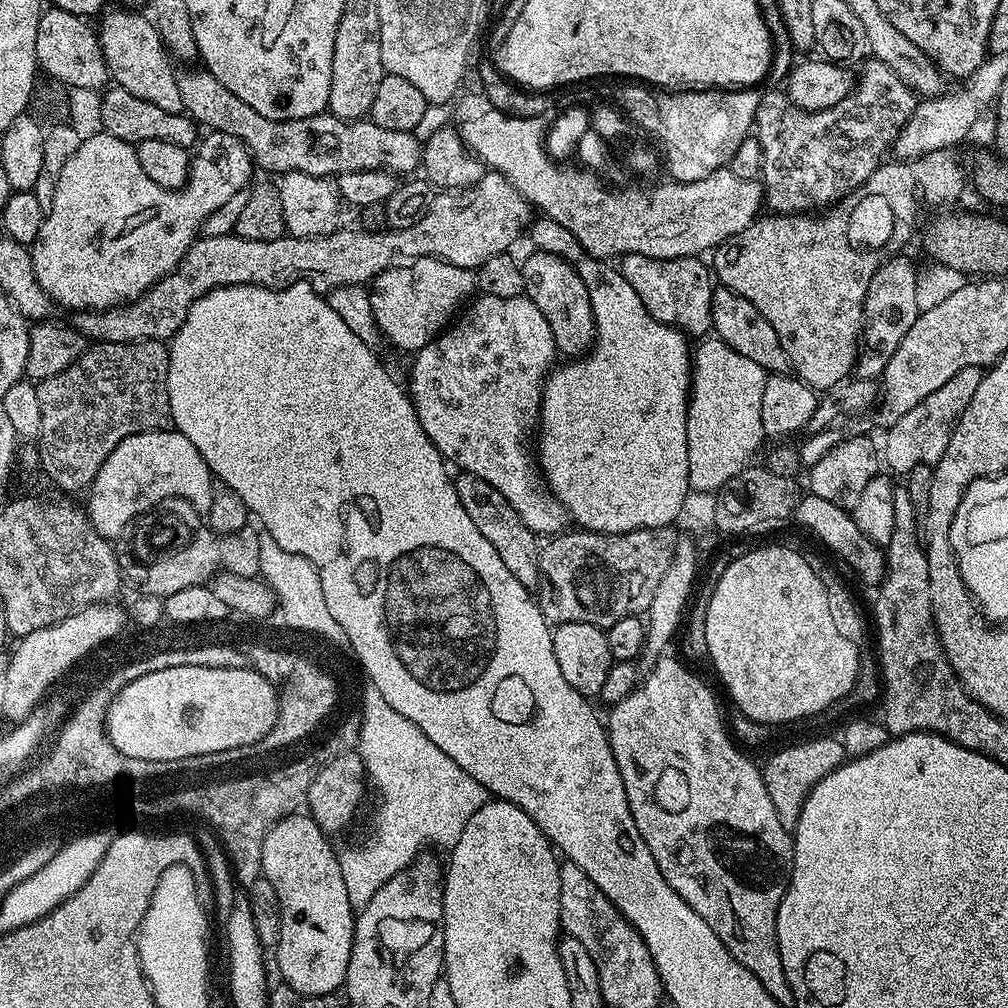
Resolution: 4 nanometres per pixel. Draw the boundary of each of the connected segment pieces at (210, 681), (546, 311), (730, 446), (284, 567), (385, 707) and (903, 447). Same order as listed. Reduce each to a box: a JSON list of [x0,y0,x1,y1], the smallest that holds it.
[[108,666,279,760],[522,250,596,358],[687,338,767,492],[258,534,348,644],[339,686,490,906],[882,368,984,474]]

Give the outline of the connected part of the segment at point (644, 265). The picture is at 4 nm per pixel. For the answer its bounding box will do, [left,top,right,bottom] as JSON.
[619,252,714,337]

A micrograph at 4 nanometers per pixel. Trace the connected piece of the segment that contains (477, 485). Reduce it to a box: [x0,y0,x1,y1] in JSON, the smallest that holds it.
[454,471,540,589]

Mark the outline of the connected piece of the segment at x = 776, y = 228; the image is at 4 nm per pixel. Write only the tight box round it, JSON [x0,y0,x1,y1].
[710,148,964,390]

